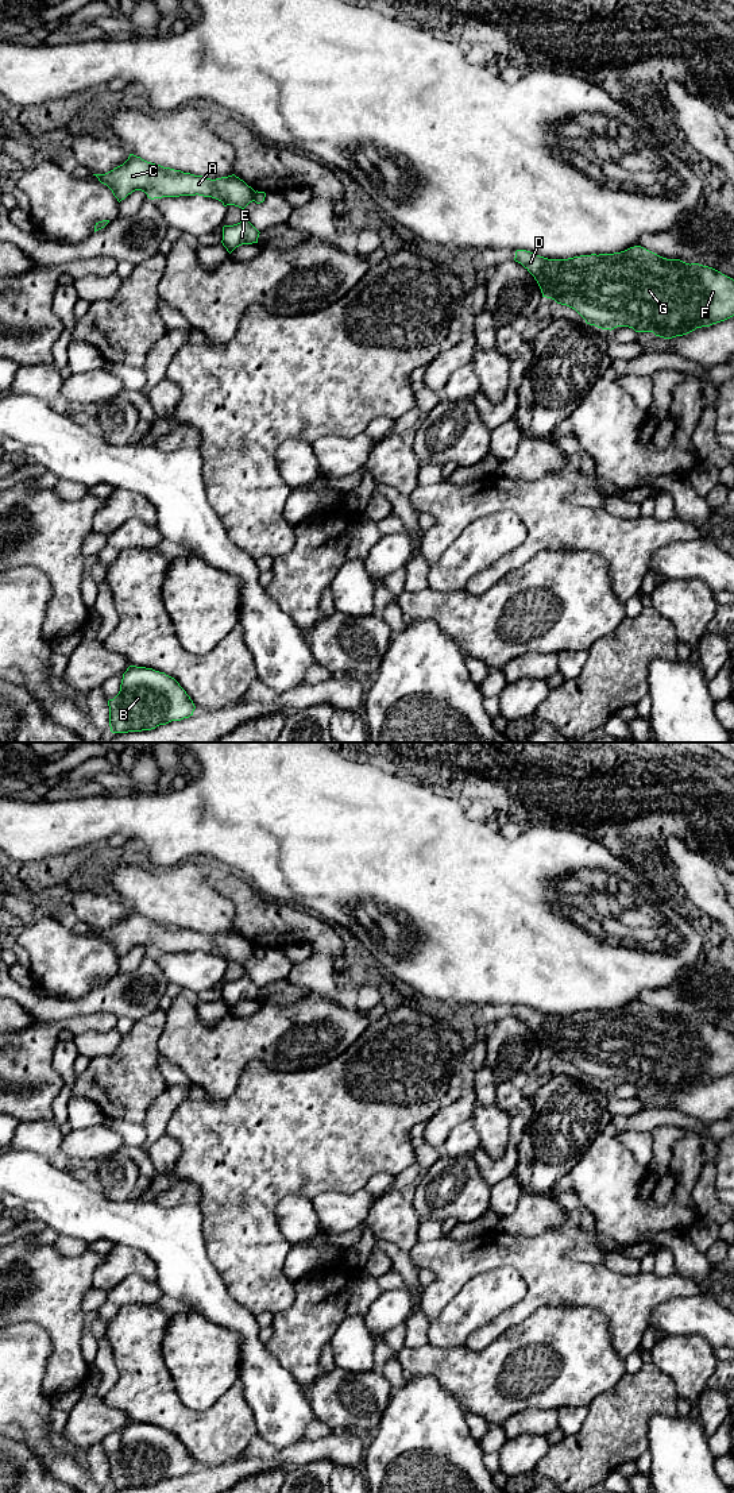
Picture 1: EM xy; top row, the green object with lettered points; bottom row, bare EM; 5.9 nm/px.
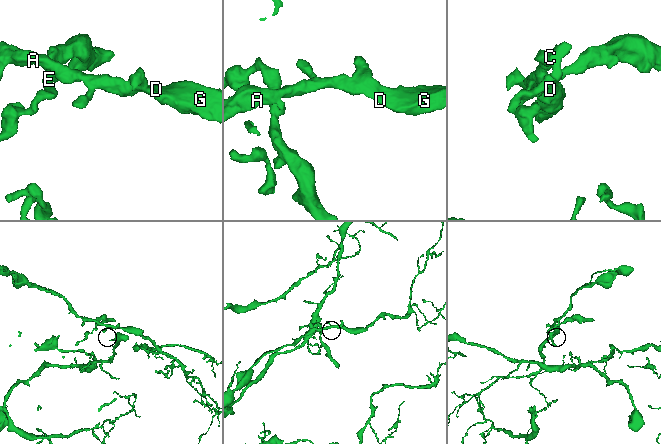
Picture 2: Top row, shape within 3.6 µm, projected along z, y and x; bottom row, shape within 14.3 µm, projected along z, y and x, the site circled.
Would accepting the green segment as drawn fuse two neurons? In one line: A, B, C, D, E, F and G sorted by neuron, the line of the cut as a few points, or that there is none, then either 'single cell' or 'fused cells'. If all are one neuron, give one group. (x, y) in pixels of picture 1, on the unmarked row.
A B C D F G / E | xy (254, 948), (255, 956) | fused cells

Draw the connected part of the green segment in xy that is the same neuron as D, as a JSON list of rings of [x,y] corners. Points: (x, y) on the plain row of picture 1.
[[[641,1002],[568,1015],[548,1015],[517,1006],[514,1016],[534,1033],[542,1053],[575,1065],[587,1080],[602,1085],[629,1083],[672,1095],[734,1072],[733,1034],[708,1022],[662,1014]]]

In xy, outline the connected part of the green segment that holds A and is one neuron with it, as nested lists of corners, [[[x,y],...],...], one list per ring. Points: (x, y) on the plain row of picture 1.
[[[130,910],[128,915],[113,926],[105,930],[93,931],[96,931],[101,940],[107,941],[112,946],[119,958],[135,946],[144,948],[151,956],[198,950],[216,954],[221,957],[224,962],[235,961],[242,965],[244,965],[250,958],[255,957],[255,946],[235,930],[210,935],[202,931],[194,931],[181,926],[163,923],[161,921],[147,918],[134,910]]]

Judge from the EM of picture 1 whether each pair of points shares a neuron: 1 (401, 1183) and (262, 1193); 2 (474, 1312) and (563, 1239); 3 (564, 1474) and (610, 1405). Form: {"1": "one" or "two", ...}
{"1": "two", "2": "two", "3": "one"}

